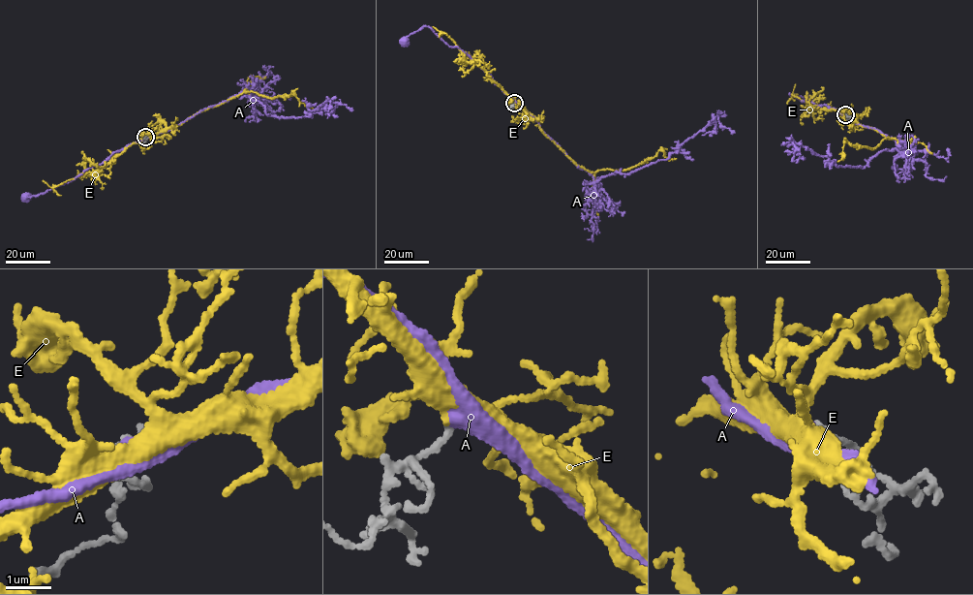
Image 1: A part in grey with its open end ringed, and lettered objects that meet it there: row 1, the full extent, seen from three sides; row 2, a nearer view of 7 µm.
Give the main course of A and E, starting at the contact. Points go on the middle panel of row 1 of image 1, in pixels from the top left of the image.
A: (514, 103), (469, 54), (449, 46), (427, 26), (410, 34), (404, 42)
E: (514, 103), (539, 119), (542, 132), (574, 163), (591, 172), (624, 171), (661, 149), (664, 156), (676, 158)

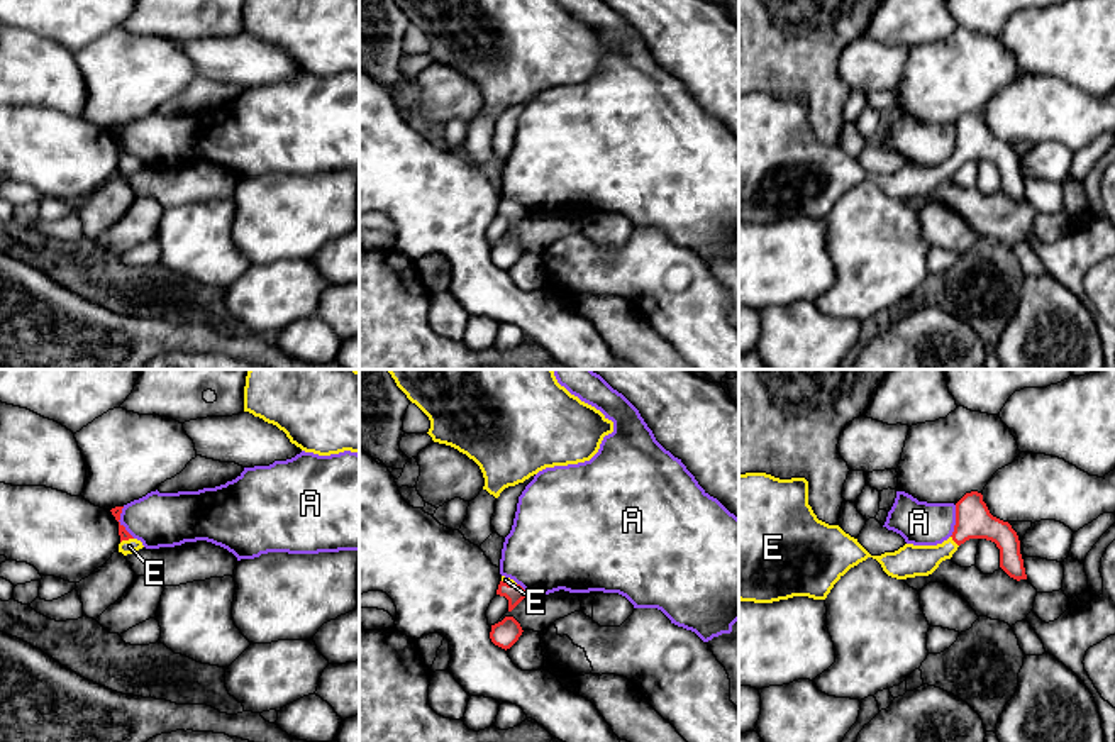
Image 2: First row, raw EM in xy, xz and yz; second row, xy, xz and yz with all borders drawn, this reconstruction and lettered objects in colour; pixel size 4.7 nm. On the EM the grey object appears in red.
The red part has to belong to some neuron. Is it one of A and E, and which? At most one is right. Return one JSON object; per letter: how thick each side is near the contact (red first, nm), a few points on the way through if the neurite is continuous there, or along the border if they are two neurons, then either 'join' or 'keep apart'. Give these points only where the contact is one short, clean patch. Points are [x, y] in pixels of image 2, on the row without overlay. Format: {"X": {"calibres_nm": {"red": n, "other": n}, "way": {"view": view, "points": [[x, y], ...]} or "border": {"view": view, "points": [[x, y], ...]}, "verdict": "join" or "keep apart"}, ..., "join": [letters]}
{"A": {"calibres_nm": {"red": 50, "other": 260}, "border": {"view": "xy", "points": [[122, 127], [119, 143], [134, 158]]}, "verdict": "keep apart"}, "E": {"calibres_nm": {"red": 50, "other": 70}, "way": {"view": "xy", "points": [[124, 156], [126, 160], [129, 166]]}, "verdict": "join"}, "join": ["E"]}

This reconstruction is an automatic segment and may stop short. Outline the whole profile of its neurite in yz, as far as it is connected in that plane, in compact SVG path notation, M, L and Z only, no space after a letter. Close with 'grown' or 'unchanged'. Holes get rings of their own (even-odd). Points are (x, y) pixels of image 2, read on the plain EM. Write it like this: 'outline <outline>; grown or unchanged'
outline M739 95L741 222L825 220L834 205L868 178L896 200L929 197L969 159L995 163L1000 188L1017 202L1027 200L1017 152L990 134L978 112L966 114L956 124L954 152L942 164L905 164L895 173L871 176L839 146L817 139L808 125L805 98Z; grown

